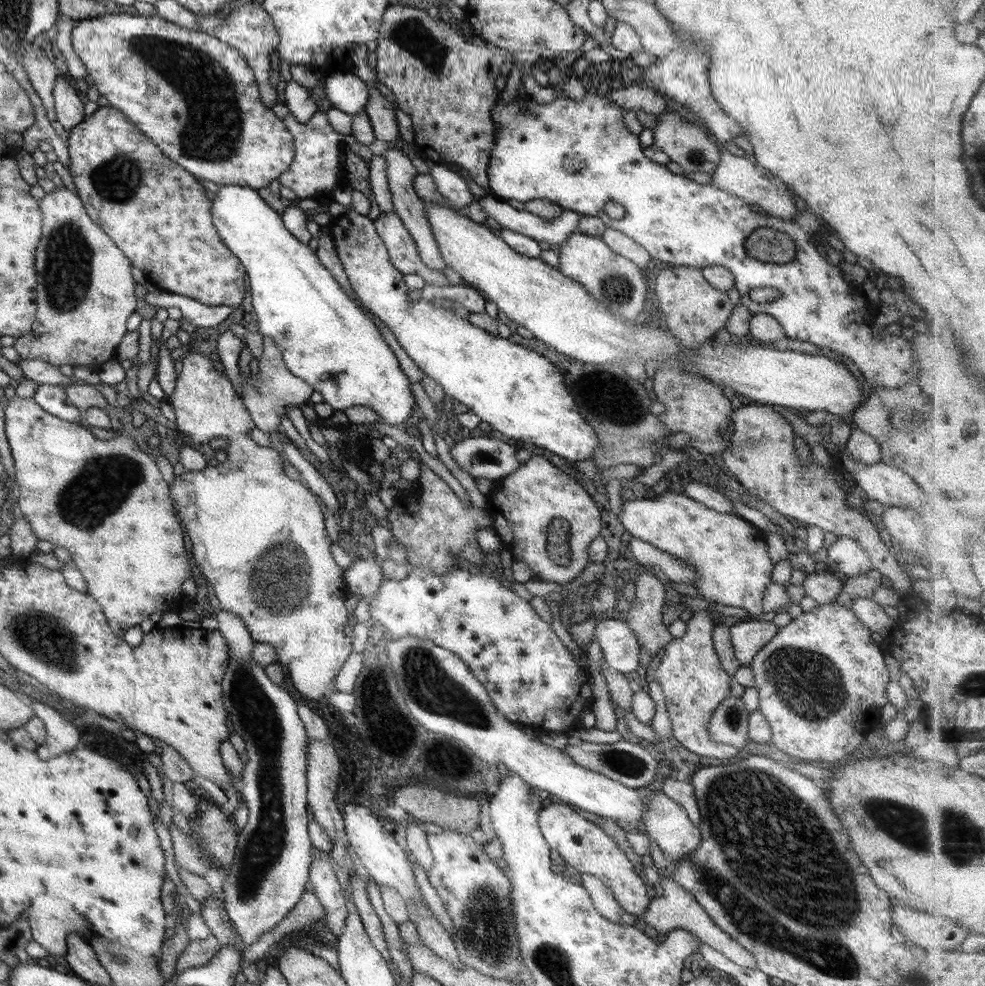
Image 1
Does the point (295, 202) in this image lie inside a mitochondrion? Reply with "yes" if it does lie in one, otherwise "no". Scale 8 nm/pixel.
no

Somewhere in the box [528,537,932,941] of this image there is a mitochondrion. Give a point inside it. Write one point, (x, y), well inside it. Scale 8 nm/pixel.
(807, 682)

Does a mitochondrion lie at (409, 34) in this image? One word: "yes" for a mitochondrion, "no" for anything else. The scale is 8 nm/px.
yes

